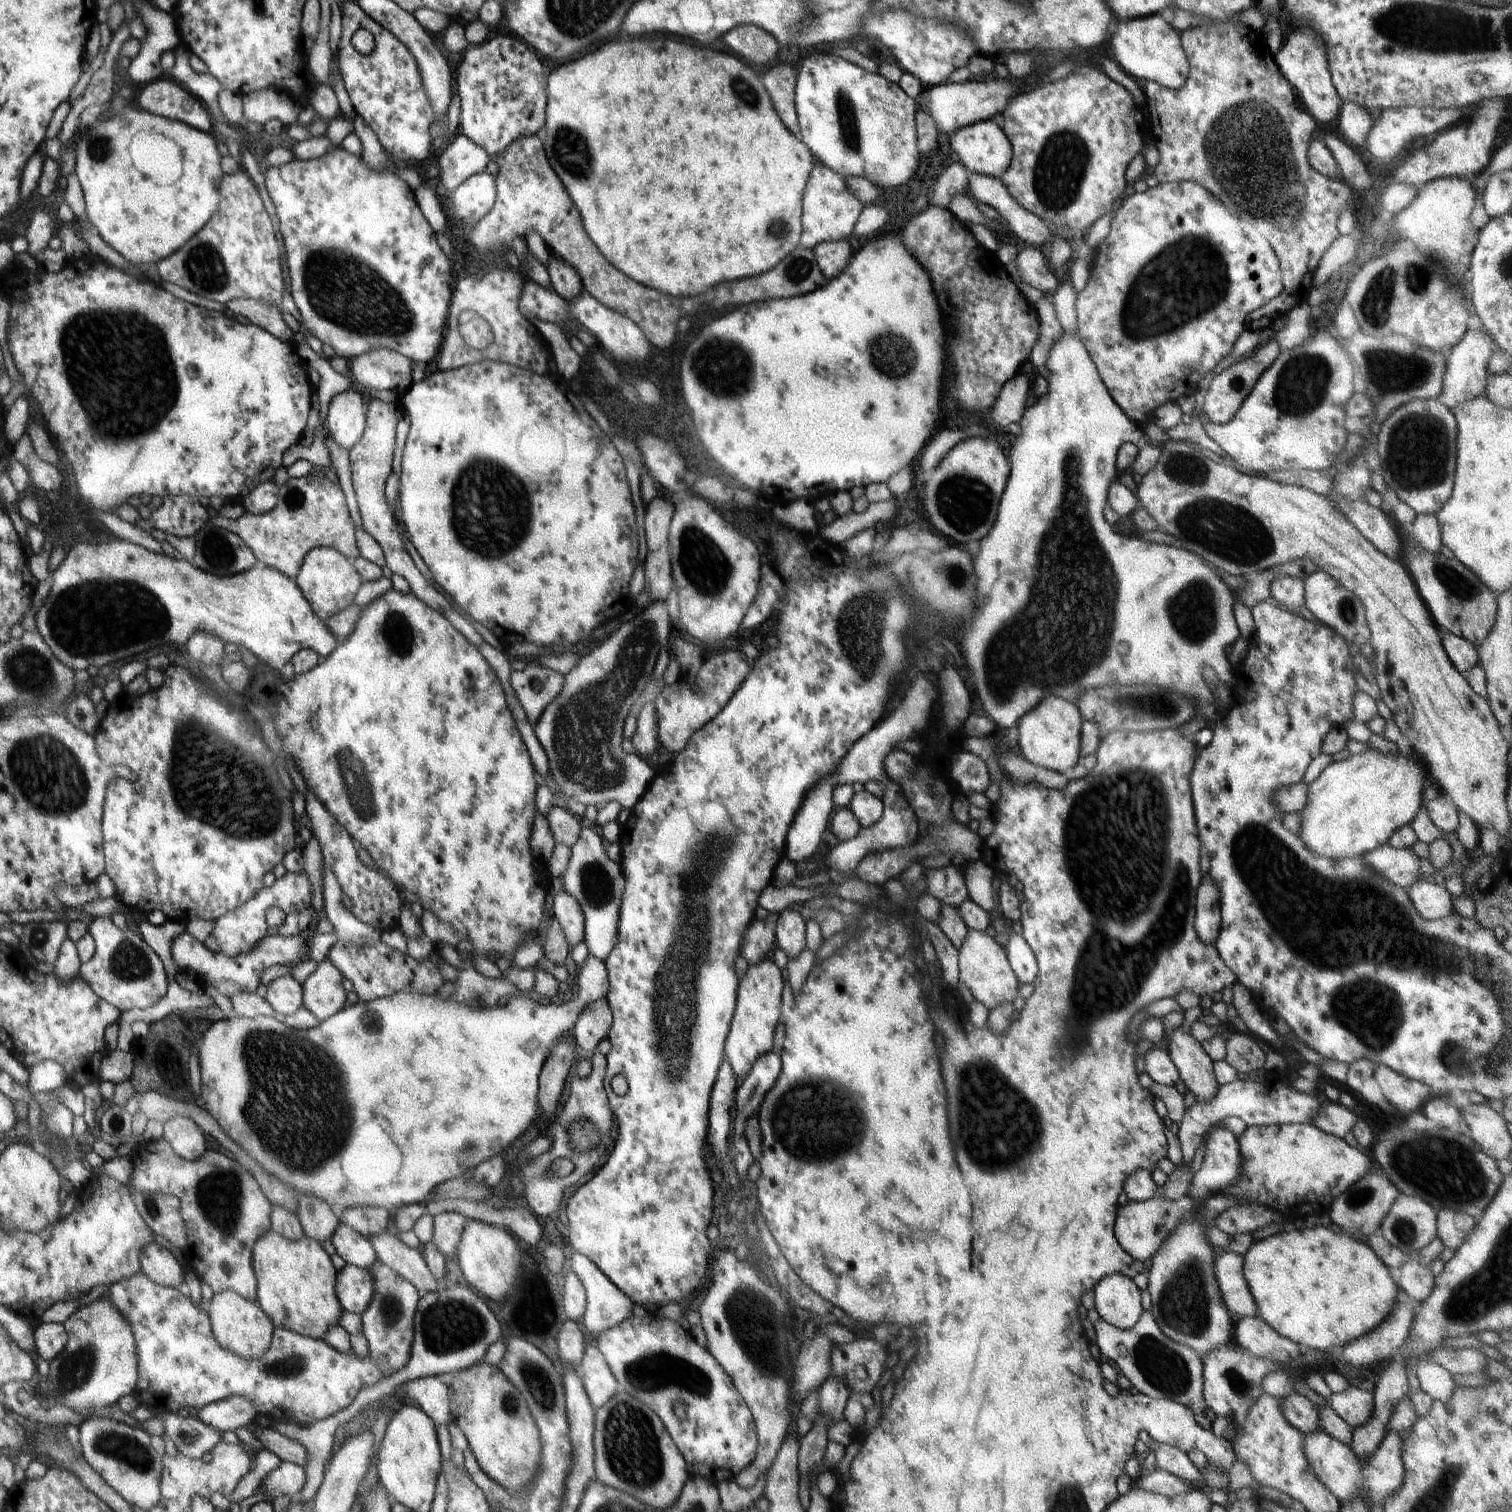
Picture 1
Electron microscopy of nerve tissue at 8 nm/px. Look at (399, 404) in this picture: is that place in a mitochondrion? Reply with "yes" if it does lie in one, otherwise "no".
no

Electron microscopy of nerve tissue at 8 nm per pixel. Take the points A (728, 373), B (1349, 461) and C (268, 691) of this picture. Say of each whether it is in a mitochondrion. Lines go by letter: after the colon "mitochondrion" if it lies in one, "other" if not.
A: mitochondrion
B: mitochondrion
C: other

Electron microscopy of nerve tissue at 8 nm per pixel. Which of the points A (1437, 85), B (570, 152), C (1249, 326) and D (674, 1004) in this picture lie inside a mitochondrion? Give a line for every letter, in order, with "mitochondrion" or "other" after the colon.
A: other
B: mitochondrion
C: other
D: mitochondrion

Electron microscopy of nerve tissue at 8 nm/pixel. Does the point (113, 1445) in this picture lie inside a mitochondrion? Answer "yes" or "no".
yes

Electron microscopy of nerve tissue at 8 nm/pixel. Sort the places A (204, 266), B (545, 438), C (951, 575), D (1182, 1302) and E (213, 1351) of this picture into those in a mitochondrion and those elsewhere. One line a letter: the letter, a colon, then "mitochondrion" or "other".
A: mitochondrion
B: other
C: mitochondrion
D: mitochondrion
E: other

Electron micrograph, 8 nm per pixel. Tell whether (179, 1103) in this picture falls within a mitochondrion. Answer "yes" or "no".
no

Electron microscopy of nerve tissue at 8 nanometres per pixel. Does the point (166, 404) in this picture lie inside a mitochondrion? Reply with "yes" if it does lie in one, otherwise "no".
yes

